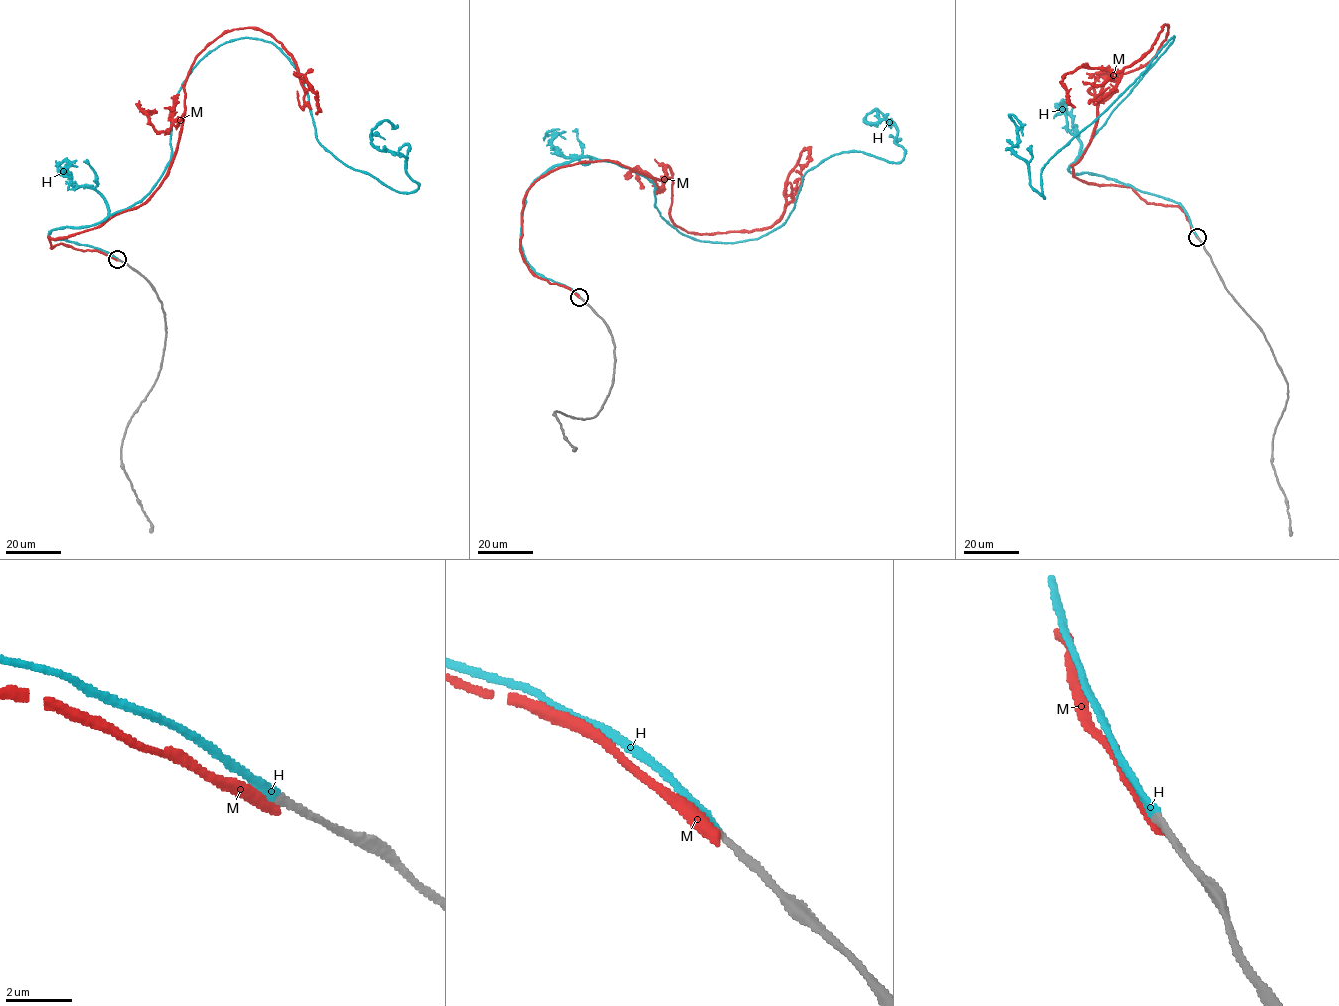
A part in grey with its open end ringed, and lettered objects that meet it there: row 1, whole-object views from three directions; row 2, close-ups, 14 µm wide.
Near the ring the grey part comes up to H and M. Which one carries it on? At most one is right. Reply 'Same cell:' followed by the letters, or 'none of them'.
Same cell: H

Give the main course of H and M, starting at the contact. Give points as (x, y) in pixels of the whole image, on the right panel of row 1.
H: (1197, 237), (1178, 203), (1068, 167), (1174, 36), (1045, 165), (1044, 198), (1012, 148), (1010, 115), (1025, 124)
M: (1197, 238), (1177, 206), (1071, 166), (1101, 87), (1150, 60), (1166, 24), (1119, 71), (1068, 72), (1075, 107)

